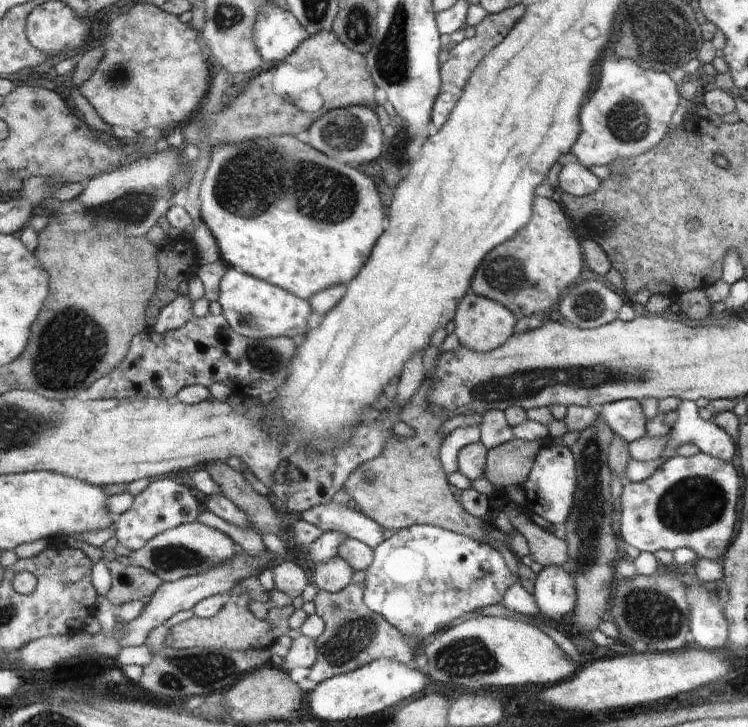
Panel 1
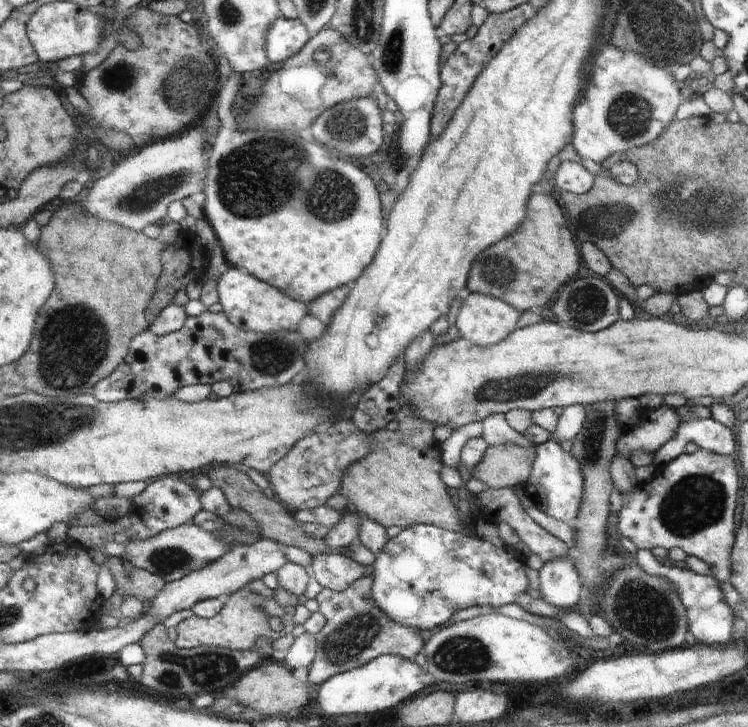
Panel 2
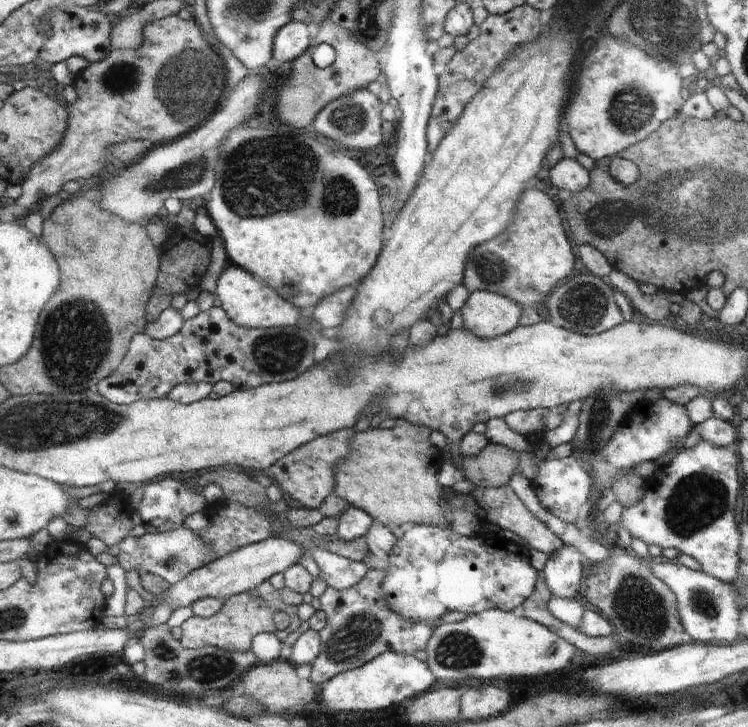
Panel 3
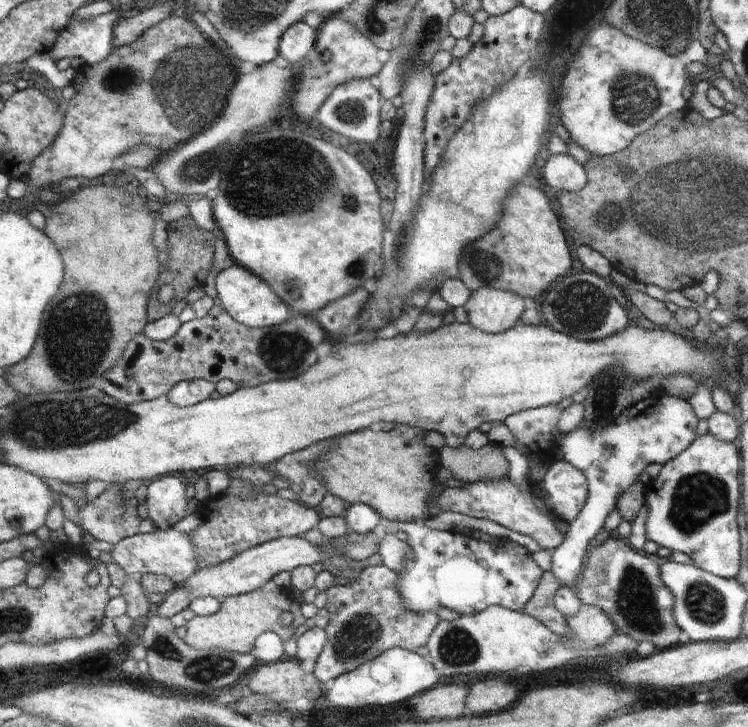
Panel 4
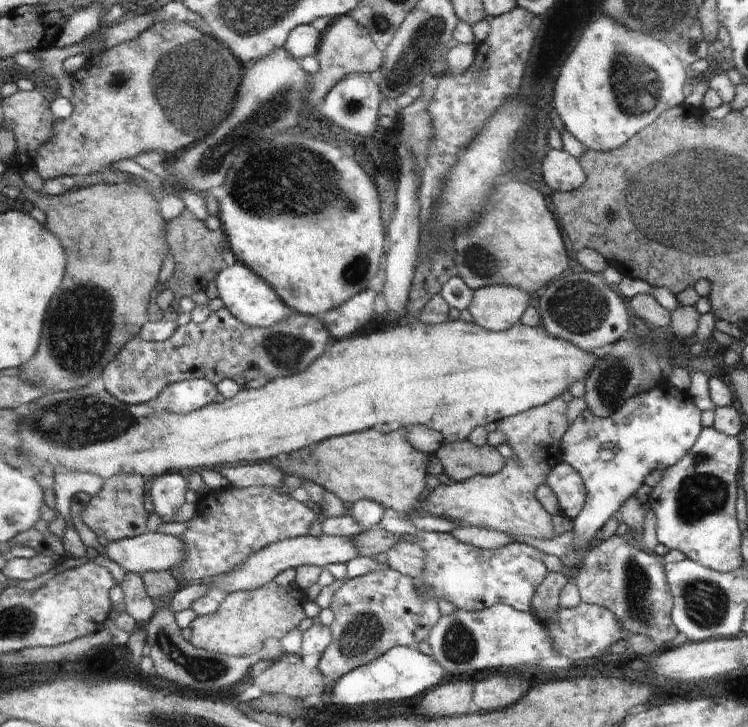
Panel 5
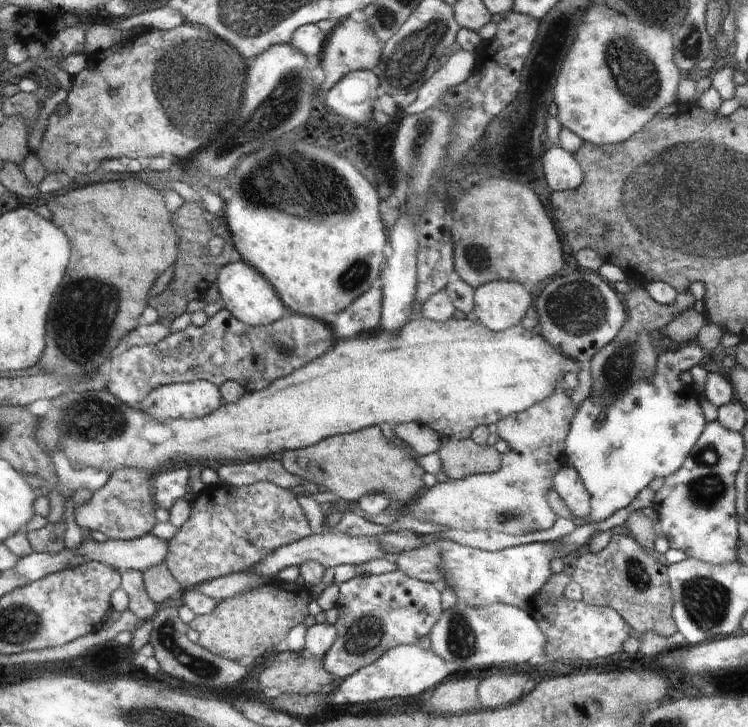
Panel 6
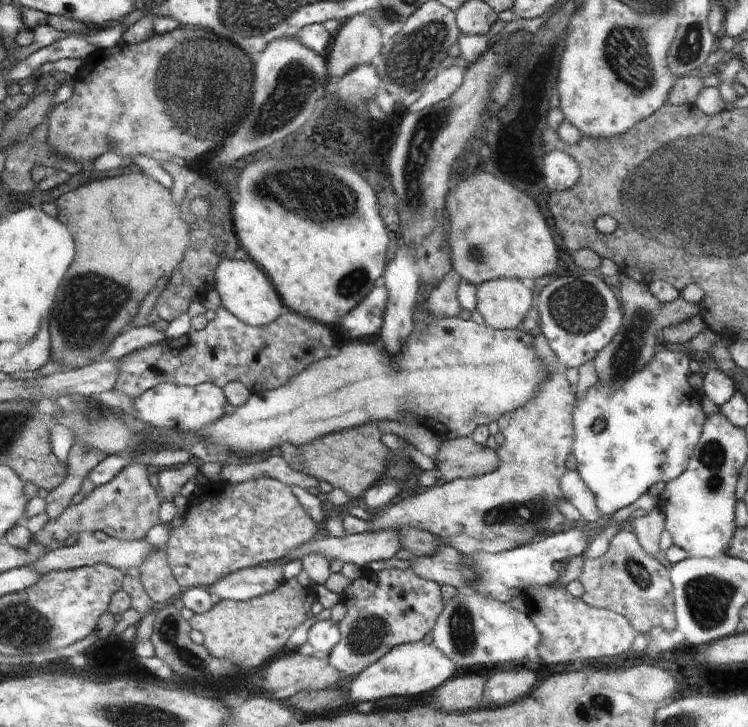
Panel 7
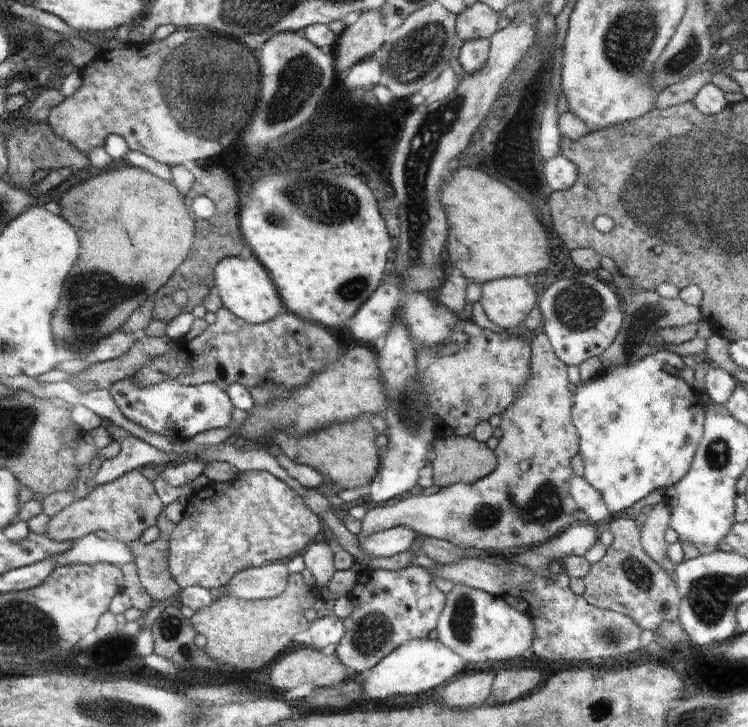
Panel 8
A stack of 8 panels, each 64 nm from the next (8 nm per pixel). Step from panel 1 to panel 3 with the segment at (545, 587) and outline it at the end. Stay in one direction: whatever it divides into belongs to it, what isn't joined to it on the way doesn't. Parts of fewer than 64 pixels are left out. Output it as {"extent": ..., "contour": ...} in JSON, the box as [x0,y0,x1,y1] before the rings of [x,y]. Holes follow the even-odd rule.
{"extent":[541,545,584,598],"contour":[[[566,545],[558,553],[549,556],[541,571],[541,581],[548,589],[550,597],[580,598],[580,592],[584,588],[583,558],[579,550]]]}

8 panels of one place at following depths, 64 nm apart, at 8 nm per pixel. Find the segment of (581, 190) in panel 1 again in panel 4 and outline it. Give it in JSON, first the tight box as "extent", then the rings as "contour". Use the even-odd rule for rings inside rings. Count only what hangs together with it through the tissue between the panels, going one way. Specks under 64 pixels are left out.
{"extent":[544,153,587,192],"contour":[[[560,153],[558,156],[548,156],[544,168],[544,178],[552,188],[559,192],[575,192],[583,189],[587,183],[587,174],[583,165],[578,163],[568,153]]]}

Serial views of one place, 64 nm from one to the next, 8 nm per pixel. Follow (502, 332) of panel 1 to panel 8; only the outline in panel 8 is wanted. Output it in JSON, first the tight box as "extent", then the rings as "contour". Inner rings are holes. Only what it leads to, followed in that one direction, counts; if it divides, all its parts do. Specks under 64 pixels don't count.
{"extent":[480,277,536,332],"contour":[[[524,277],[499,278],[480,285],[480,304],[486,316],[505,332],[520,326],[535,308],[536,290]]]}

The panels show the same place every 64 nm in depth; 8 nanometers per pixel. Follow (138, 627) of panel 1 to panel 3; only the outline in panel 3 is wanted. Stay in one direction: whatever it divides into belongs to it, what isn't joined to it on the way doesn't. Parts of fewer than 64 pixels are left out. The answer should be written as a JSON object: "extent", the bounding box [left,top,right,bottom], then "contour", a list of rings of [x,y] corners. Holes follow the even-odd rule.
{"extent":[164,537,307,608],"contour":[[[270,537],[259,543],[243,546],[242,549],[235,550],[225,557],[216,558],[208,565],[202,565],[182,581],[170,585],[164,594],[164,601],[173,602],[175,608],[188,607],[198,599],[208,597],[226,599],[229,596],[248,592],[276,573],[283,573],[292,564],[297,564],[304,556],[304,552],[307,552],[306,548],[284,537]]]}

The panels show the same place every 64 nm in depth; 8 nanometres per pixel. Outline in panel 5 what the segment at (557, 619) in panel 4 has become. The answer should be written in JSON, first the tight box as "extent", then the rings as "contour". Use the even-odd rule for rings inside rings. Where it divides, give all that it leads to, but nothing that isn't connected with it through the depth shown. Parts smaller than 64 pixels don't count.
{"extent":[531,572,570,622],"contour":[[[551,572],[544,578],[542,584],[538,588],[538,592],[534,596],[534,600],[531,601],[532,614],[539,620],[547,620],[550,622],[551,619],[546,618],[548,612],[554,612],[559,606],[558,596],[560,590],[570,580],[566,578],[561,572]]]}

